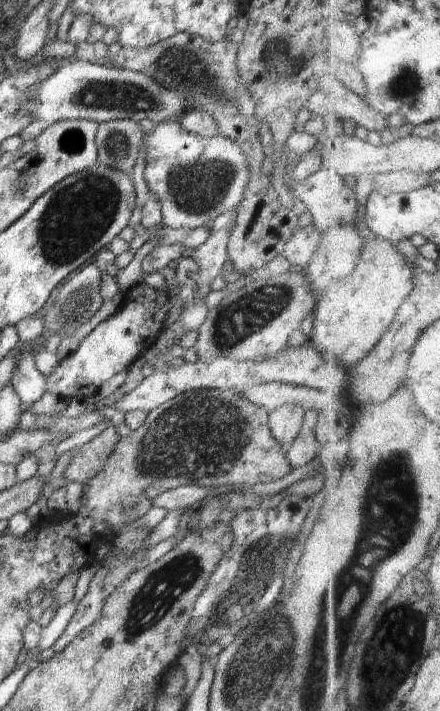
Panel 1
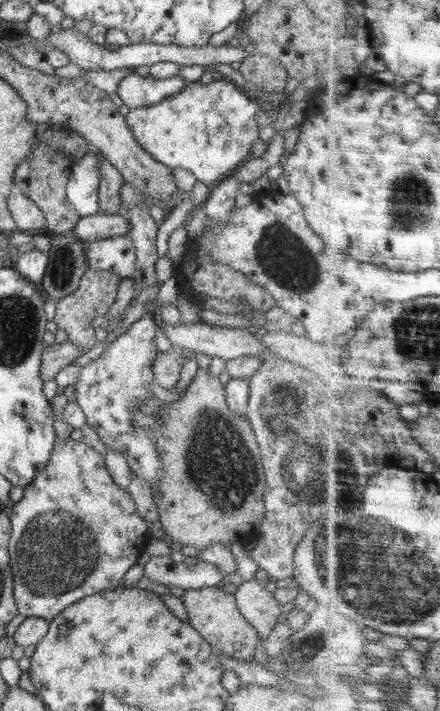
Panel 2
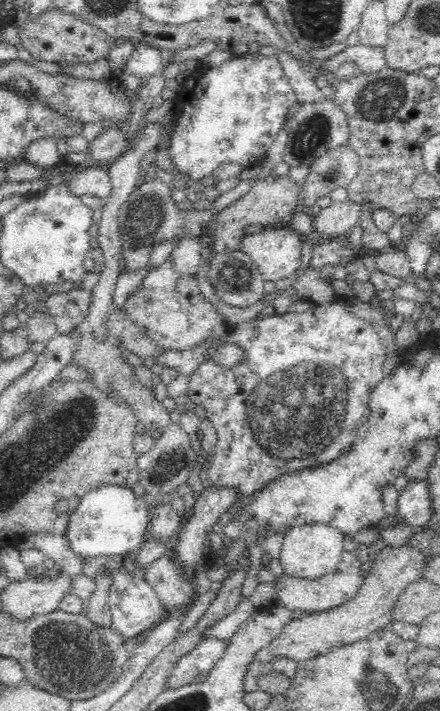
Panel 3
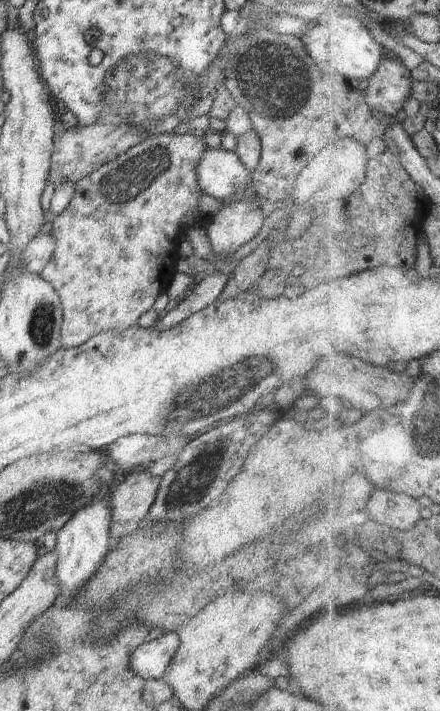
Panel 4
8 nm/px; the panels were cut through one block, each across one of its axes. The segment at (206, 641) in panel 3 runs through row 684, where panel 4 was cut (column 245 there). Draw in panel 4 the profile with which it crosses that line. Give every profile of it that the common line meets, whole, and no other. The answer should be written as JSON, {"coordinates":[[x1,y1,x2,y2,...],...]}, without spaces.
{"coordinates":[[206,147,195,173,202,192,222,201,231,197,240,187,250,185,252,175,235,152,222,147]]}

